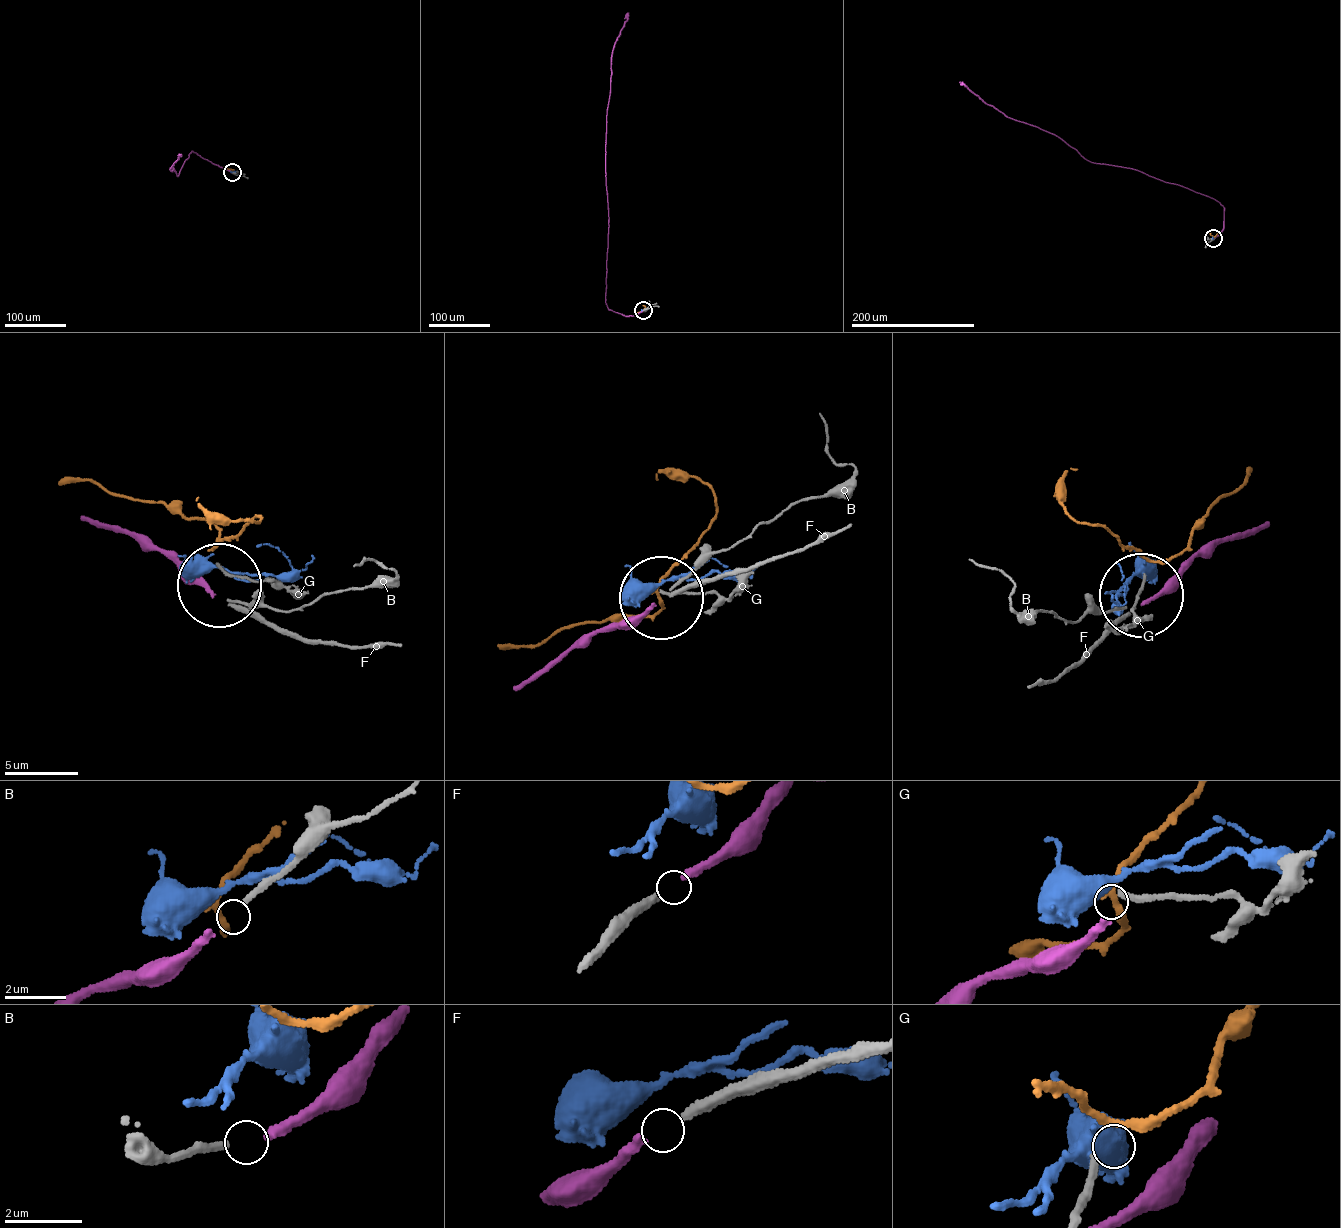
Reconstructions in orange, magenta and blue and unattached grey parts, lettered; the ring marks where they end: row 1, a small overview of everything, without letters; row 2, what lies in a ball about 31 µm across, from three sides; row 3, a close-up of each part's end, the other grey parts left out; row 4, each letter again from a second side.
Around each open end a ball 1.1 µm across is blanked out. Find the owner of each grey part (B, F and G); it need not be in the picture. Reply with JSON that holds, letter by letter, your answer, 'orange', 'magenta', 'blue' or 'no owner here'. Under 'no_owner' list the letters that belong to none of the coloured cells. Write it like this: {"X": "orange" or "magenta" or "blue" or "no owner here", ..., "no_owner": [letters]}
{"B": "no owner here", "F": "magenta", "G": "no owner here", "no_owner": ["B", "G"]}

